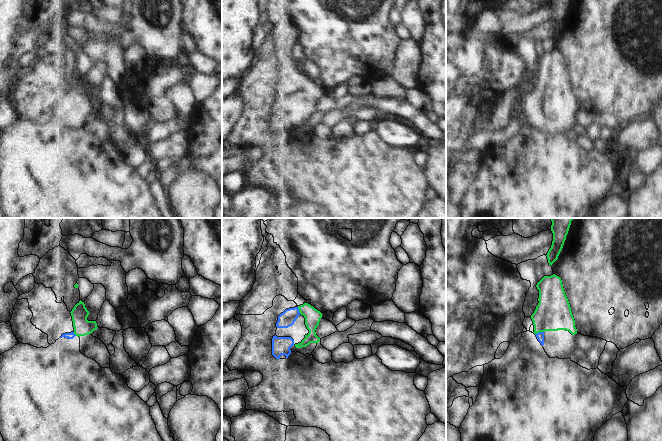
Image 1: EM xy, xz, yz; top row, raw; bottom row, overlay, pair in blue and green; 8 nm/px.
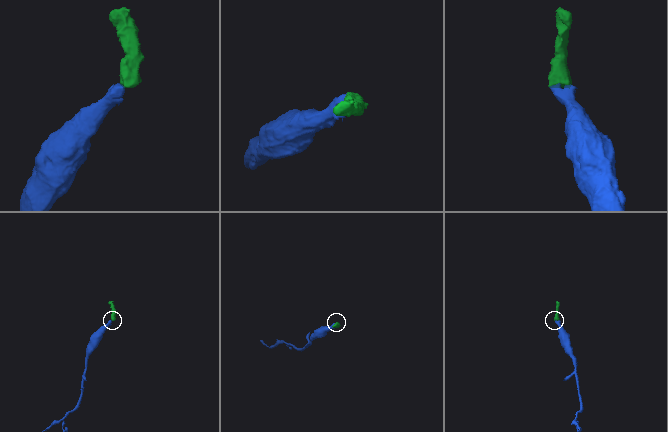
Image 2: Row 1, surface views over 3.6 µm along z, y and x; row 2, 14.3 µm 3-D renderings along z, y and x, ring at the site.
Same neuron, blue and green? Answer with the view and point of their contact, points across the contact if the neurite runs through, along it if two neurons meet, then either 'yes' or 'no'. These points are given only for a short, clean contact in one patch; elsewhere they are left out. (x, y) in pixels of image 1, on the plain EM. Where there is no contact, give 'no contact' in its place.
yz (539, 108) | across yz (540, 112), (539, 108), (540, 101), (553, 88) | yes

